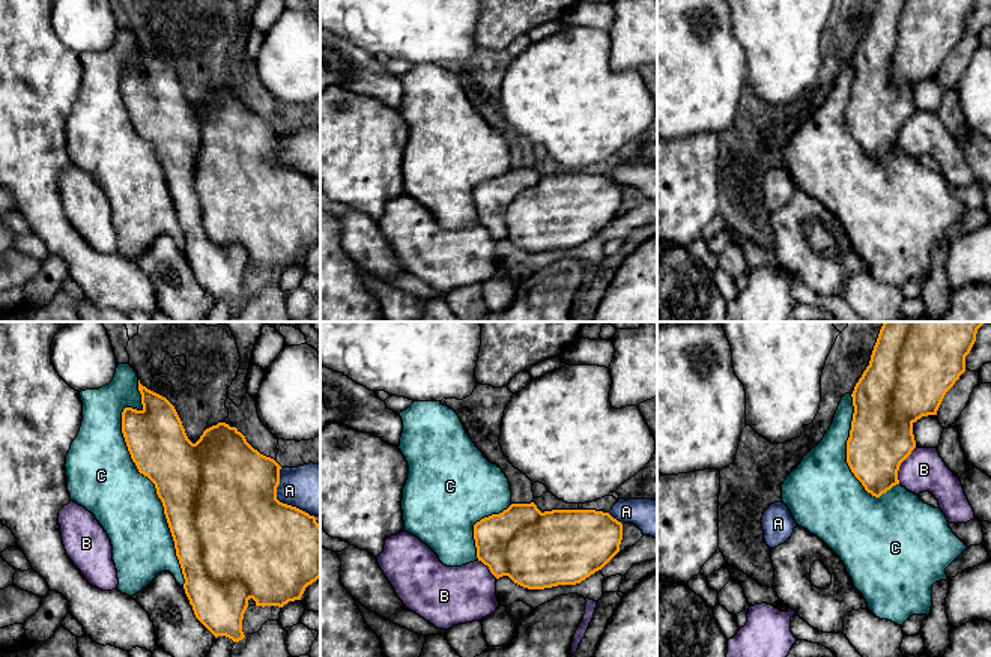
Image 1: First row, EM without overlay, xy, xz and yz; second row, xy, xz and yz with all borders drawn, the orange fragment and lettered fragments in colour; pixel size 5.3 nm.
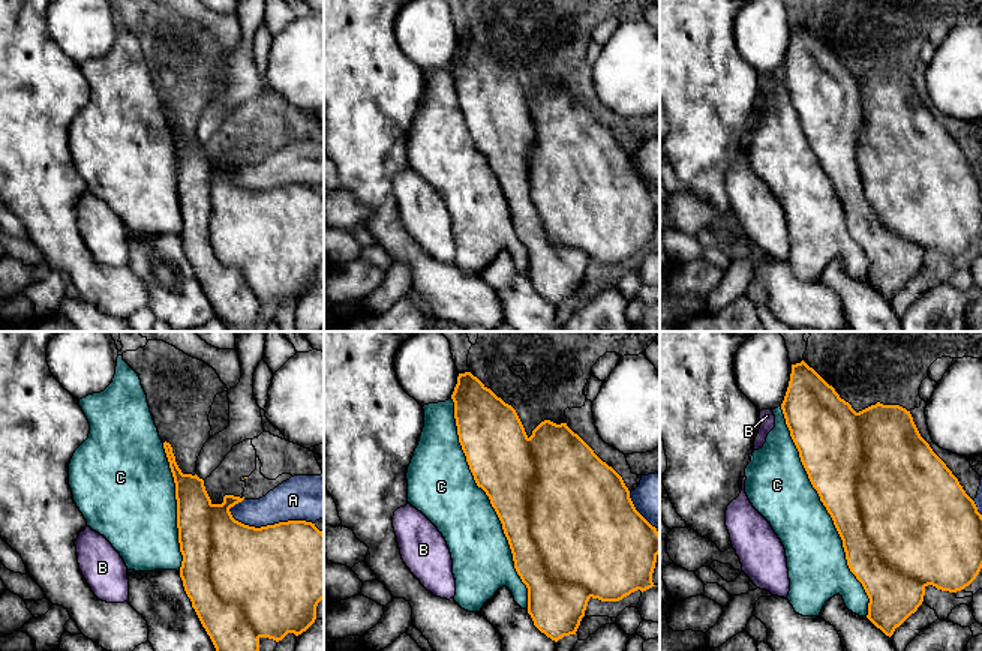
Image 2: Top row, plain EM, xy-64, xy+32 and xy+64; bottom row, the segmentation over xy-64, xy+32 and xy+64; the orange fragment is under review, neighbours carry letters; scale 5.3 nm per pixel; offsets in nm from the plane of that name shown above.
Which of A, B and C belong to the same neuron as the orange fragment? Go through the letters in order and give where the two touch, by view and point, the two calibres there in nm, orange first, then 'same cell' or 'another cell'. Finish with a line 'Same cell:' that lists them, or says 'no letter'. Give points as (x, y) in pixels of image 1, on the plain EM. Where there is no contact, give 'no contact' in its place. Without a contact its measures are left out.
A: contact xy (281, 166); calibres 500 and 280 nm; another cell
B: contact yz (900, 128); calibres 340 and 220 nm; another cell
C: contact xy (145, 139); calibres 400 and 360 nm; another cell
Same cell: no letter

